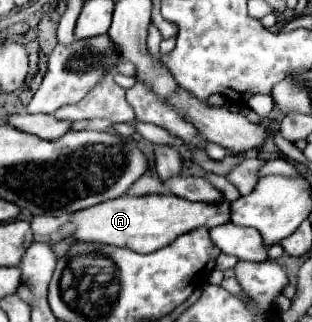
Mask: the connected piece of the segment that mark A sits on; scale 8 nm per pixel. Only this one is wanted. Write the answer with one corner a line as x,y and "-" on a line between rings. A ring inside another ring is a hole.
124,195
90,209
68,215
70,237
74,241
94,241
102,245
126,247
136,253
152,253
170,245
180,233
188,233
196,227
216,227
230,221
230,203
192,203
176,195

